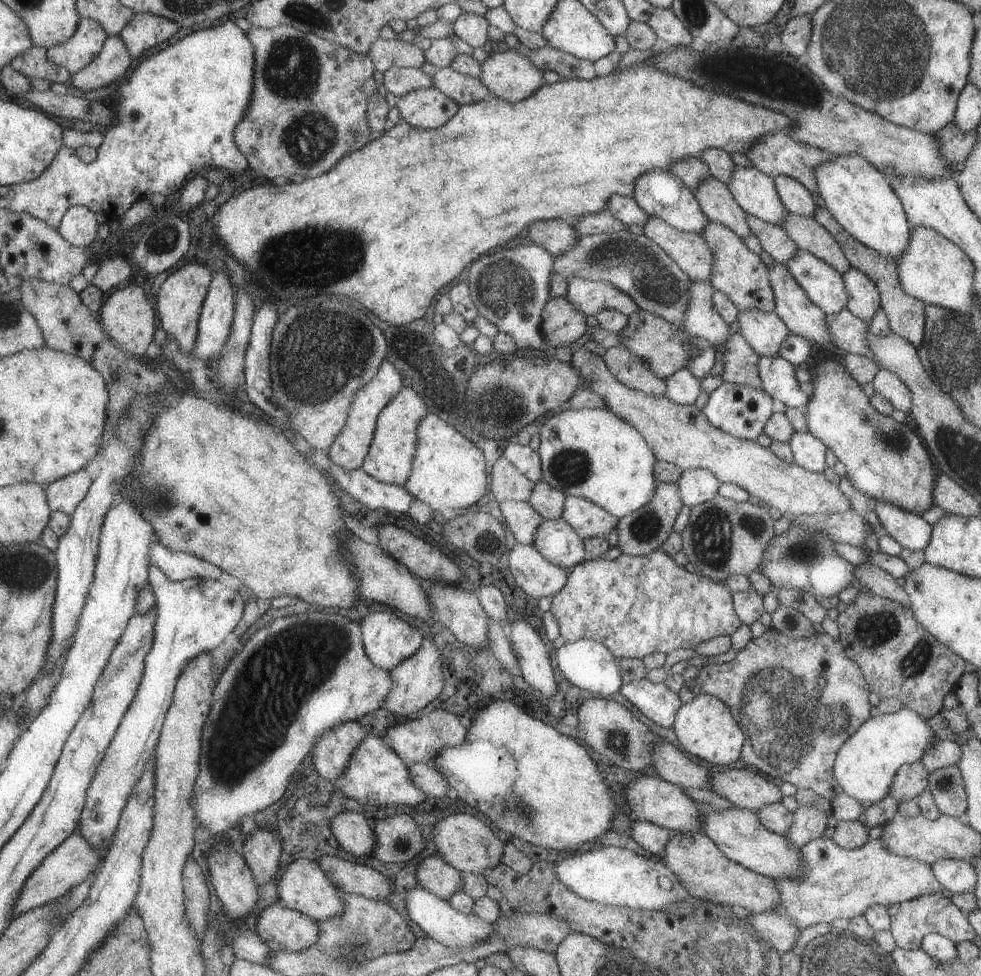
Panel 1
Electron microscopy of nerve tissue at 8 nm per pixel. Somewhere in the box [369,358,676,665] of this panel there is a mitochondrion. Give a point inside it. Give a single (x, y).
(505, 398)

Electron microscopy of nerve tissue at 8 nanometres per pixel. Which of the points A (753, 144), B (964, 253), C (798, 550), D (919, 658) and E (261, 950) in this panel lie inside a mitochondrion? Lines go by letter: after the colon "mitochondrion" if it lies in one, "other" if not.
A: other
B: other
C: mitochondrion
D: mitochondrion
E: other

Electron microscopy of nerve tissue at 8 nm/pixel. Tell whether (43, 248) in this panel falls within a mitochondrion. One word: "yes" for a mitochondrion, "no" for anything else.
no

